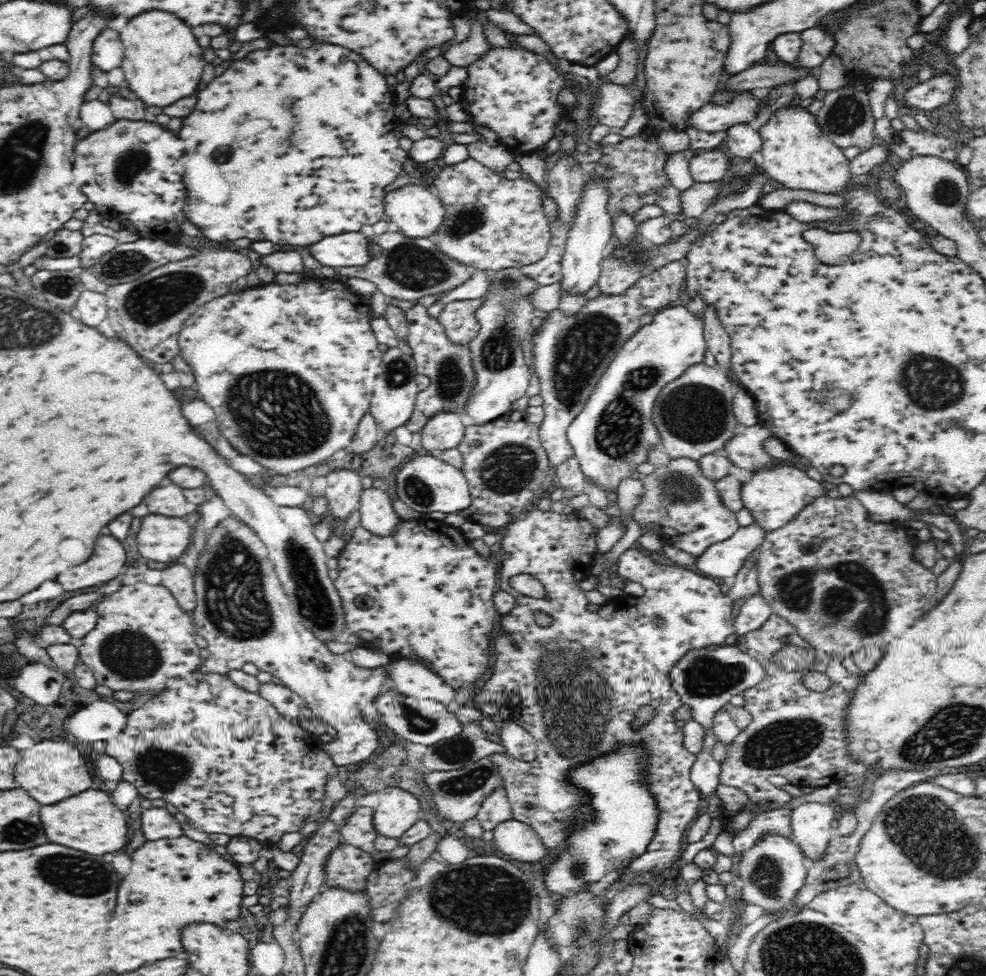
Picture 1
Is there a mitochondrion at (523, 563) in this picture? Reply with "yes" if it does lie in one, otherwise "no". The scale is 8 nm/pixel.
no

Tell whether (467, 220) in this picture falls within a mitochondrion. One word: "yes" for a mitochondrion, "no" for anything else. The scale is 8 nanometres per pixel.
yes

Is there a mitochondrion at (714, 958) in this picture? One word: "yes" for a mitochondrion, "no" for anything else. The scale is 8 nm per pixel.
no

